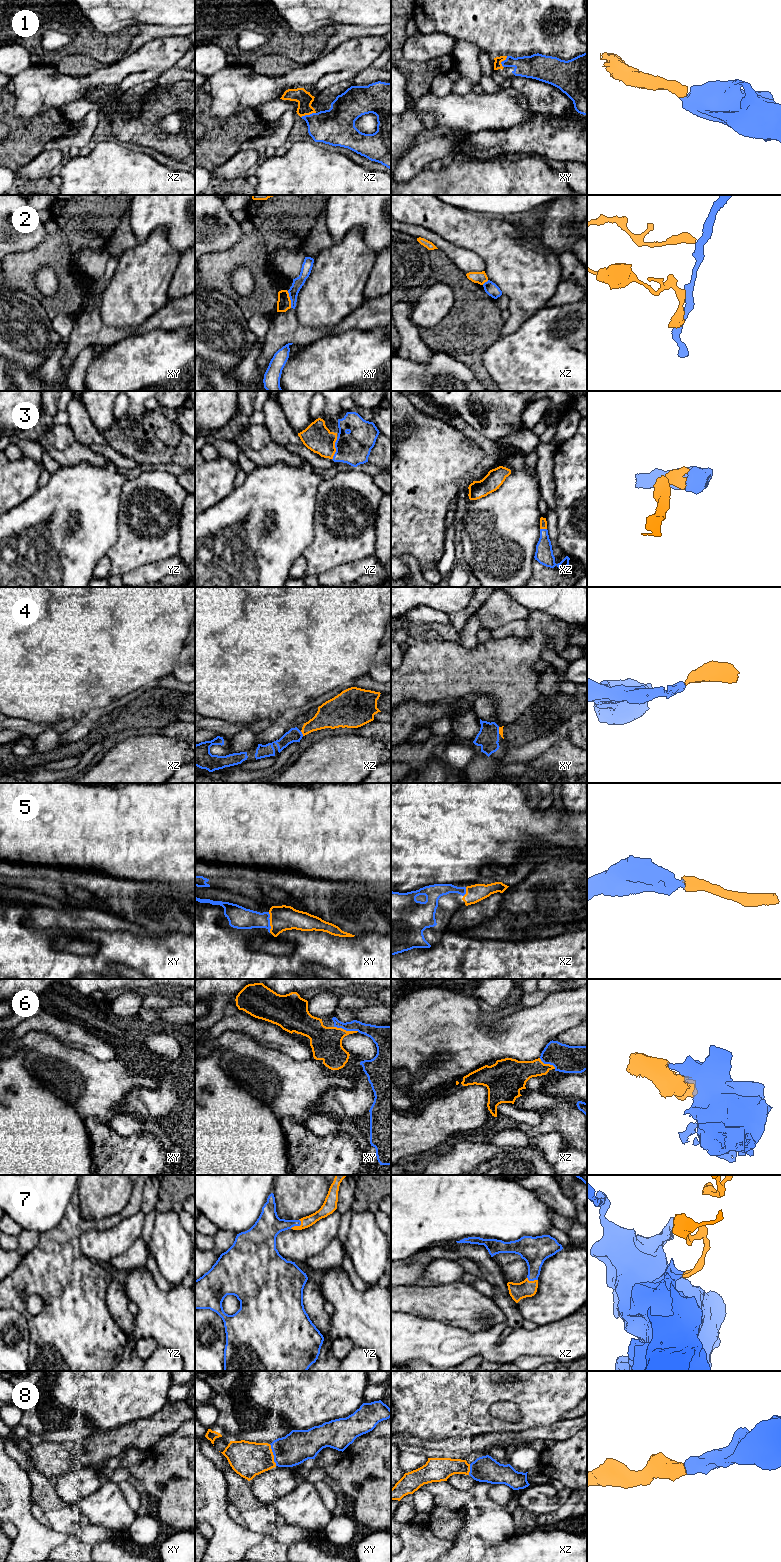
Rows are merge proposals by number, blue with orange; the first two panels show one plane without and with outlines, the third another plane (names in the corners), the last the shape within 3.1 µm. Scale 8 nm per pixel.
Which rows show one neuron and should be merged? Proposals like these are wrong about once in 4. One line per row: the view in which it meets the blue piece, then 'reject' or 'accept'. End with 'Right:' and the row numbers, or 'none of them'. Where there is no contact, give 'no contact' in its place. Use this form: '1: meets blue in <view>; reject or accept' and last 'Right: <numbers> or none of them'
1: meets blue in xz; accept
2: meets blue in xy; reject
3: meets blue in yz; accept
4: meets blue in xz; accept
5: meets blue in xy; accept
6: meets blue in xy; accept
7: meets blue in yz; accept
8: meets blue in xy; accept
Right: 1, 3, 4, 5, 6, 7, 8

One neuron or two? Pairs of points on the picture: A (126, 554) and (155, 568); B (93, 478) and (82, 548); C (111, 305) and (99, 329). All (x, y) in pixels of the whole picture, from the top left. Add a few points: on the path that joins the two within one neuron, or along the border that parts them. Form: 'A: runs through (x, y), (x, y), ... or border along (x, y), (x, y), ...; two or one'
A: border along (156, 560), (125, 573); two
B: runs through (85, 495), (84, 531); one
C: border along (98, 309), (100, 319), (105, 324), (125, 328); two

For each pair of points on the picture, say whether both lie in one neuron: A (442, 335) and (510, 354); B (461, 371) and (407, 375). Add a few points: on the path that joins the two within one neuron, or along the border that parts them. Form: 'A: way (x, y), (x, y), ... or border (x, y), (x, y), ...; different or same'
A: border (500, 336), (482, 355), (482, 364), (488, 372); different
B: way (448, 364), (432, 364), (429, 367), (420, 367); same

